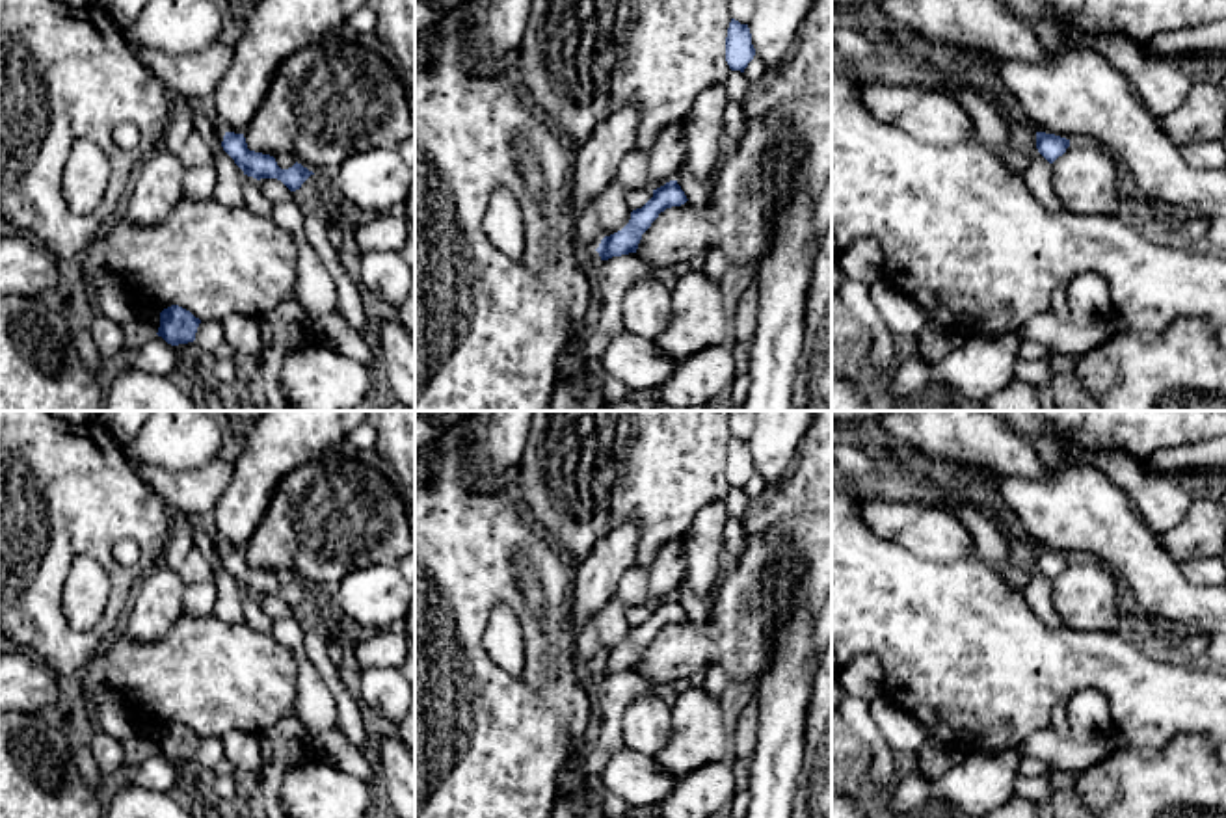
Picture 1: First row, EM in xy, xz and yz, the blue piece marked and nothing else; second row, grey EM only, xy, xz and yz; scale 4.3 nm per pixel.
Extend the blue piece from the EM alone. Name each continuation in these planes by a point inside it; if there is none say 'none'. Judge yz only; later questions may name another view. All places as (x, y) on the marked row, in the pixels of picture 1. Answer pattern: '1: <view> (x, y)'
none

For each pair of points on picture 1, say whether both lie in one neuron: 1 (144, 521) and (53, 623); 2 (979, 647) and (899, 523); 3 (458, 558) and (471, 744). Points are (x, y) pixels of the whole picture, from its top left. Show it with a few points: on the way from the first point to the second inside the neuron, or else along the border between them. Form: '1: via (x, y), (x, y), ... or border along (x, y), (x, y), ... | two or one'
1: via (106, 521), (95, 521), (49, 567), (49, 586) | one
2: border along (882, 536), (925, 558), (964, 560) | two
3: via (458, 605), (458, 698) | one

